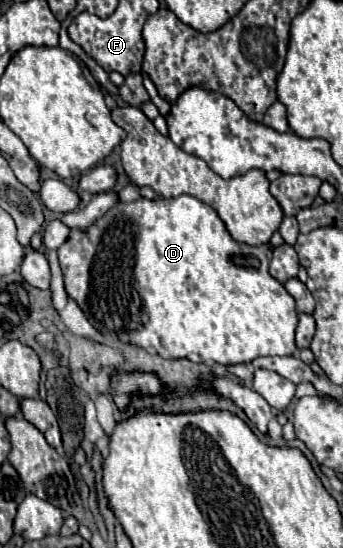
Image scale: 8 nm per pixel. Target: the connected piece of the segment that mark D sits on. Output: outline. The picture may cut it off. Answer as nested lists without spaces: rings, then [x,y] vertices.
[[[179,195],[175,199],[137,199],[133,203],[117,203],[113,205],[101,219],[97,219],[95,225],[91,225],[87,231],[71,231],[67,241],[57,249],[59,265],[63,271],[63,283],[65,293],[81,307],[89,323],[107,339],[127,343],[127,345],[139,345],[143,349],[157,351],[163,359],[189,359],[193,363],[221,363],[221,365],[237,365],[237,363],[249,363],[255,357],[261,355],[291,355],[295,351],[295,327],[297,327],[297,309],[293,297],[285,291],[285,287],[269,275],[269,263],[271,263],[271,251],[273,247],[259,245],[251,247],[245,243],[237,243],[231,239],[229,231],[225,229],[225,223],[219,219],[219,215],[205,205],[203,201],[191,197],[191,195]]]

